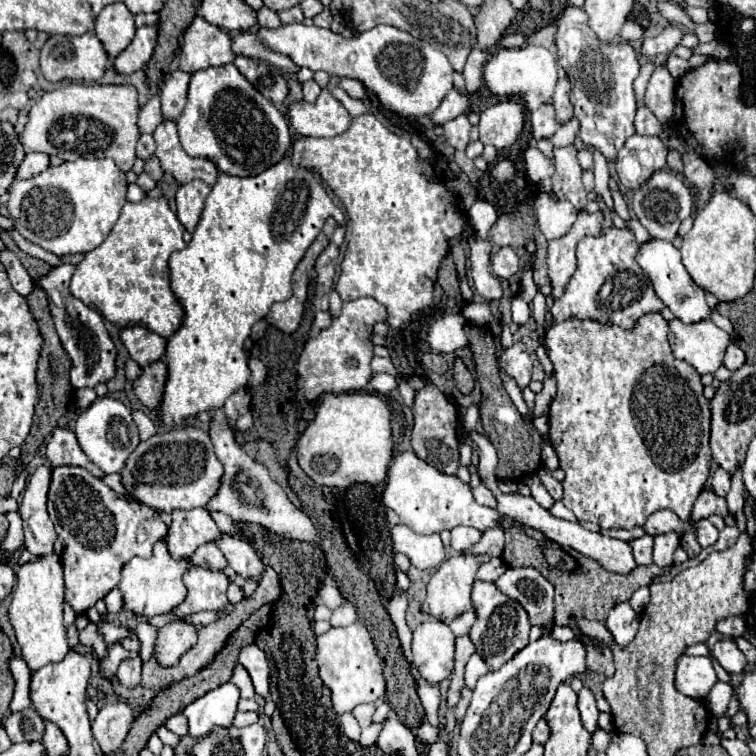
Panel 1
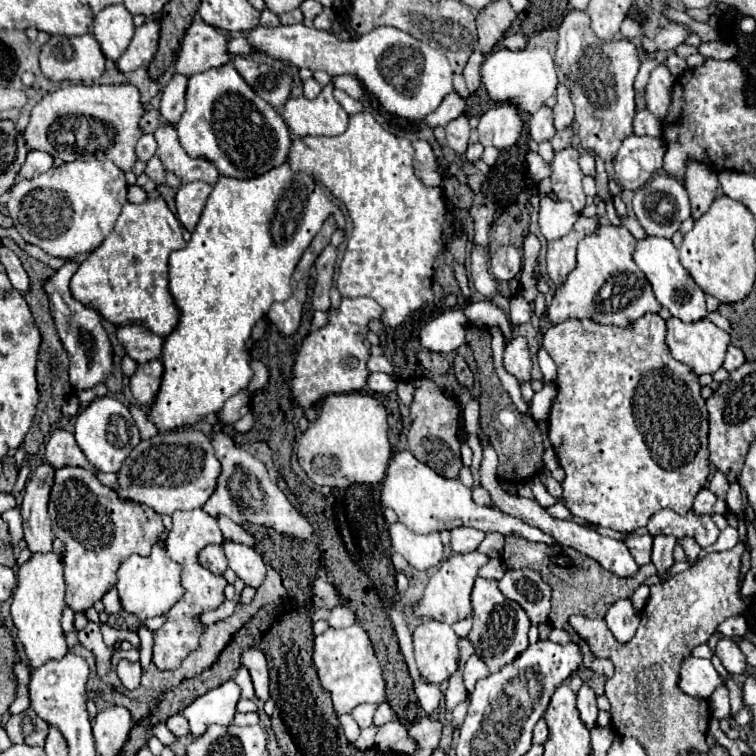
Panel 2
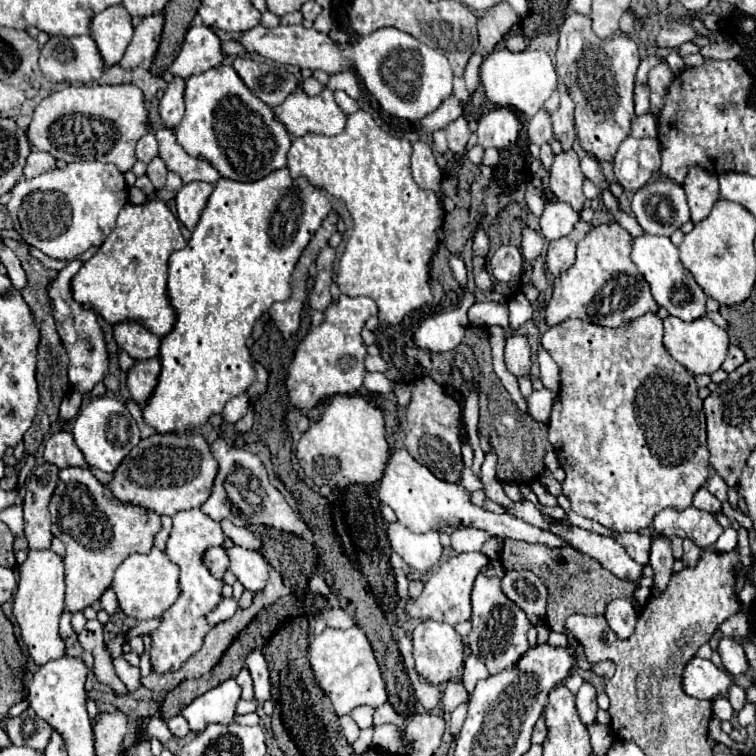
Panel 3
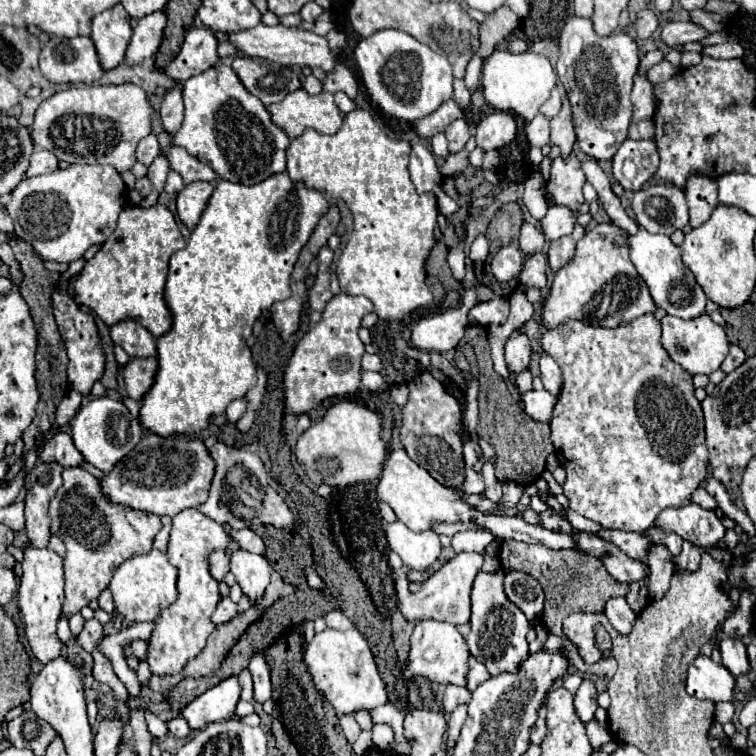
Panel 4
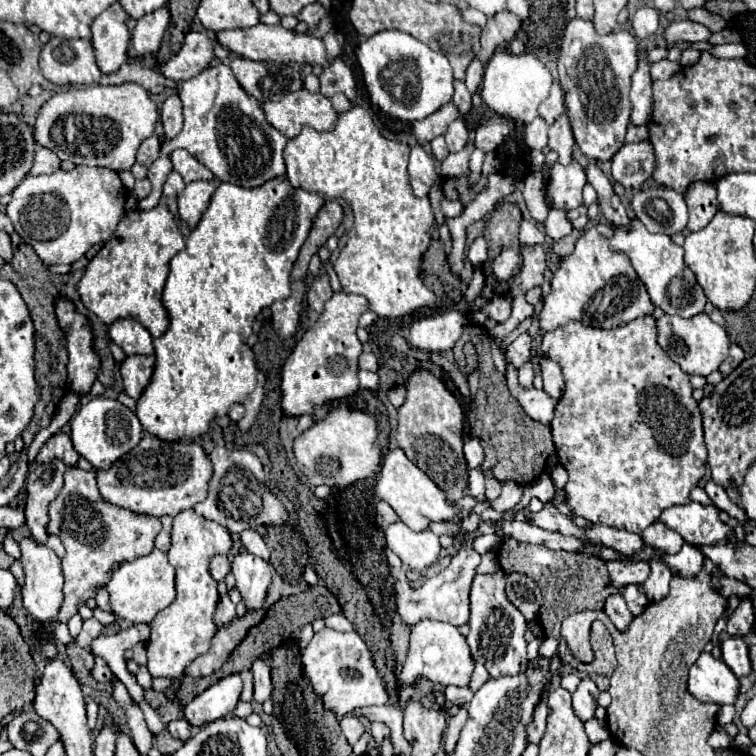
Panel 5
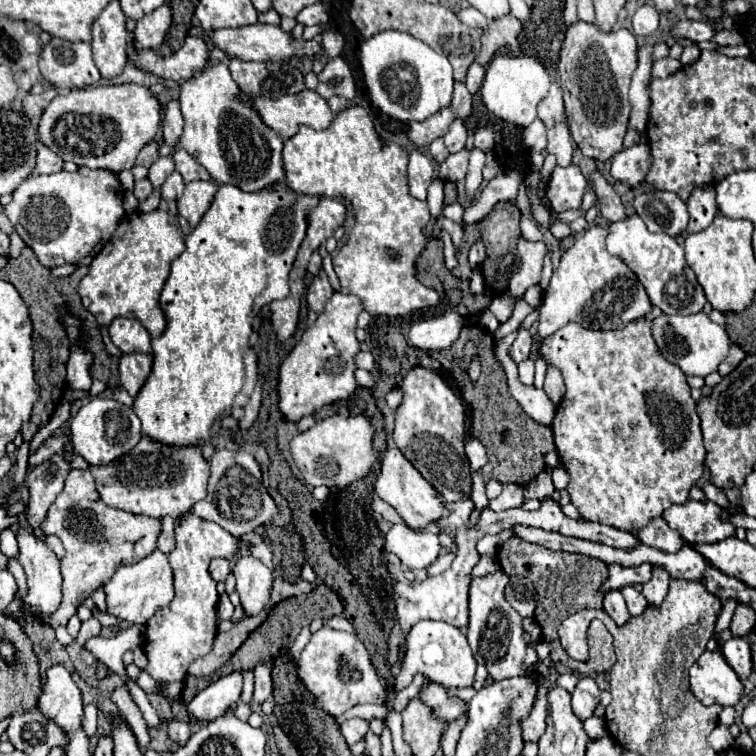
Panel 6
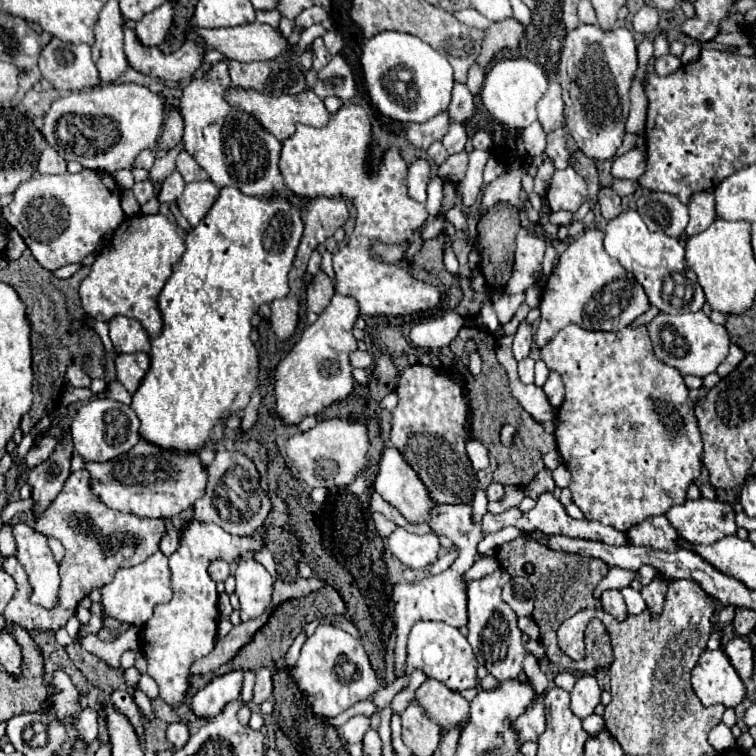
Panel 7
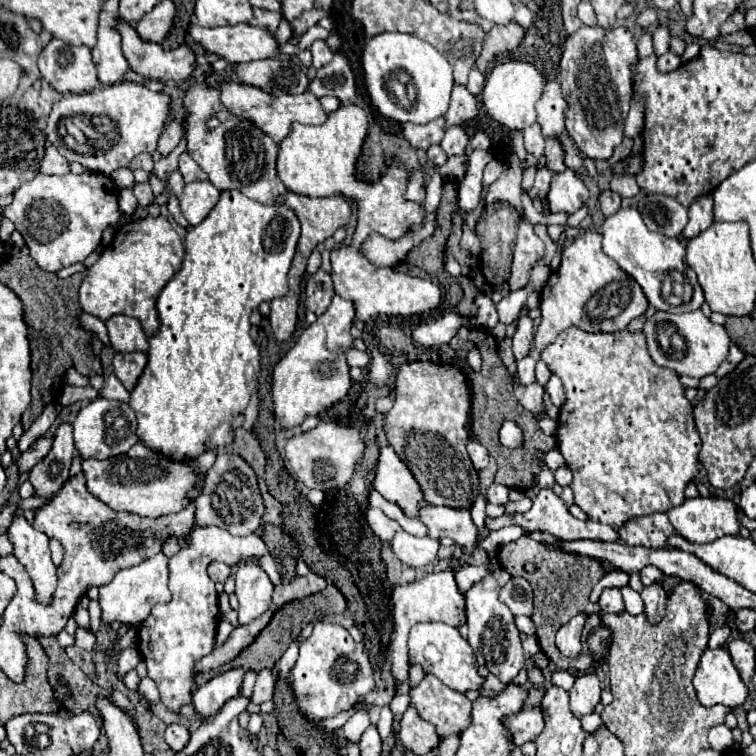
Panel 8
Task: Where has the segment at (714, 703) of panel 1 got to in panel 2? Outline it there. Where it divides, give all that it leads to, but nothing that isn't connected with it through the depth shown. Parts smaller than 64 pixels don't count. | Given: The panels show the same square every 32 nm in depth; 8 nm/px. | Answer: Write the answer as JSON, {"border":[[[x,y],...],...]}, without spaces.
{"border":[[[718,686],[712,696],[708,698],[708,708],[712,718],[730,718],[730,704],[728,704],[728,686]]]}

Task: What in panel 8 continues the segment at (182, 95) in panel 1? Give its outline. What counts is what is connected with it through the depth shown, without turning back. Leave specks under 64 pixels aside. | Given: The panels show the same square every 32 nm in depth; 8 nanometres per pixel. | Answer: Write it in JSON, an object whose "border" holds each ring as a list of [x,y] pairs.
{"border":[[[170,120],[170,122],[166,124],[162,136],[160,136],[158,150],[166,156],[168,152],[172,152],[172,150],[178,146],[180,138],[182,138],[182,122],[178,122],[178,120]]]}

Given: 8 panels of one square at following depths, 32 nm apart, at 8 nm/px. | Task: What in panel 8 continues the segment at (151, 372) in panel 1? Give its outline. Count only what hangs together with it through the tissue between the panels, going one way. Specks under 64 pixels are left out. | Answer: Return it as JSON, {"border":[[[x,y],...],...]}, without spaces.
{"border":[[[130,352],[130,354],[116,354],[114,360],[114,374],[116,378],[124,384],[124,388],[128,392],[134,390],[136,382],[140,380],[140,376],[144,374],[144,368],[148,364],[148,356],[144,352]]]}

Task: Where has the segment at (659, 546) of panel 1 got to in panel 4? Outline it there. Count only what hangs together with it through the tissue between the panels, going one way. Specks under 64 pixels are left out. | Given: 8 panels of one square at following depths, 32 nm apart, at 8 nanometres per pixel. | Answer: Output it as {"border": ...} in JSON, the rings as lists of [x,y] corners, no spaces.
{"border":[[[652,544],[648,554],[648,568],[650,568],[650,582],[648,582],[648,596],[652,600],[658,600],[668,590],[670,578],[674,574],[672,554],[664,544]]]}

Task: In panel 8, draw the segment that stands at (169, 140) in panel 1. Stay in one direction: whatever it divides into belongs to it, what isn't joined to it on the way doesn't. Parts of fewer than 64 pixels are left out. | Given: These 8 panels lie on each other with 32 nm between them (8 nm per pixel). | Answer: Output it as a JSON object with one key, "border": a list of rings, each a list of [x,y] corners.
{"border":[[[182,154],[180,158],[178,158],[178,170],[182,172],[182,176],[184,176],[184,180],[186,182],[194,182],[194,180],[206,180],[208,178],[208,174],[192,160],[192,156],[190,154]]]}

